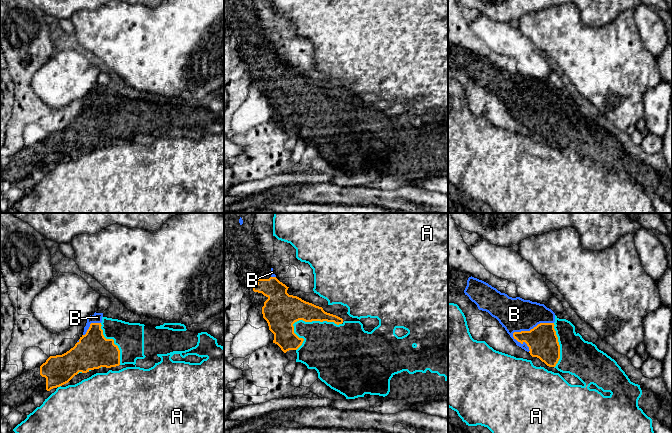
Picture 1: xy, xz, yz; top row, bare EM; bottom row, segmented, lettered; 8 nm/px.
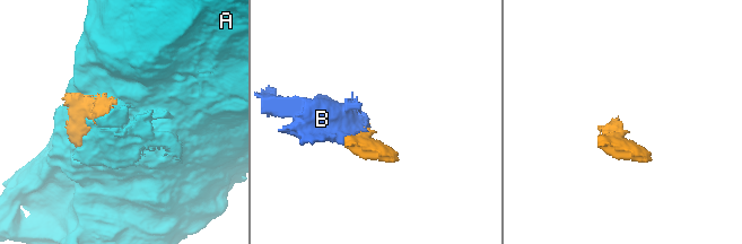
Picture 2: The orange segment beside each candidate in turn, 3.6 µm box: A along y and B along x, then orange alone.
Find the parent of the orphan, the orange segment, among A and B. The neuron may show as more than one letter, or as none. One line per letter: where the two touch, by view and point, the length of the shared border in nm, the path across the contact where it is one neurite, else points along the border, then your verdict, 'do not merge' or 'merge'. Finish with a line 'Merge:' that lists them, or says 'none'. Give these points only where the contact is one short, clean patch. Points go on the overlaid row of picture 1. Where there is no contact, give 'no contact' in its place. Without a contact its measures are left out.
A: xz (304, 320) | 440 nm | do not merge
B: yz (531, 329) | 360 nm | merge
Merge: B

